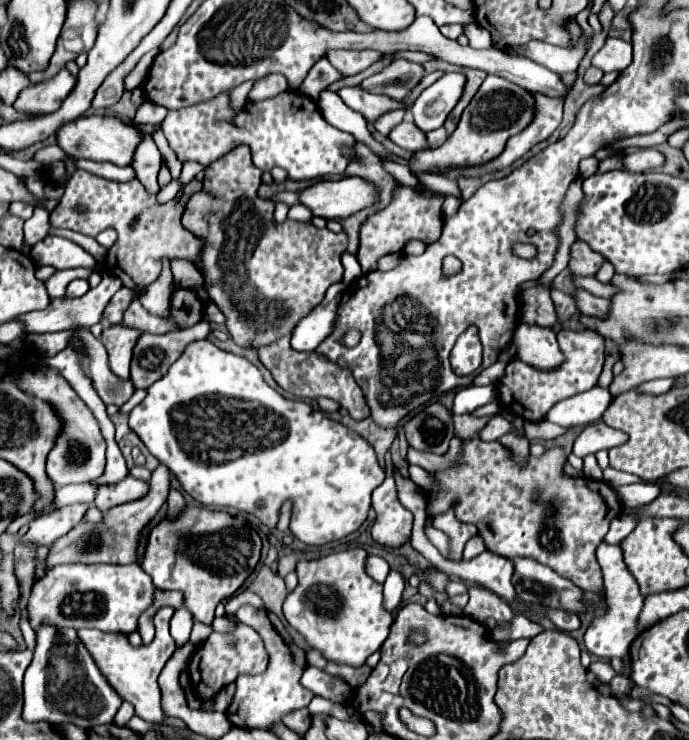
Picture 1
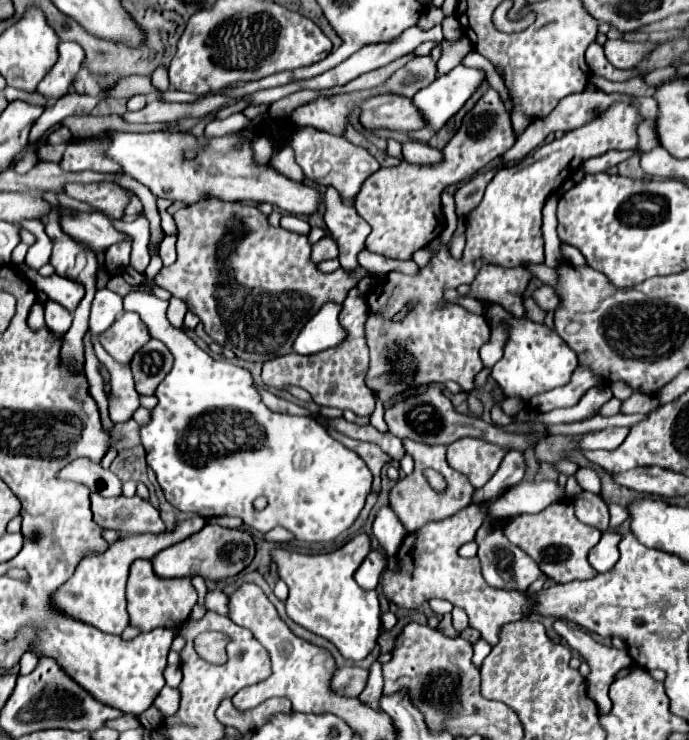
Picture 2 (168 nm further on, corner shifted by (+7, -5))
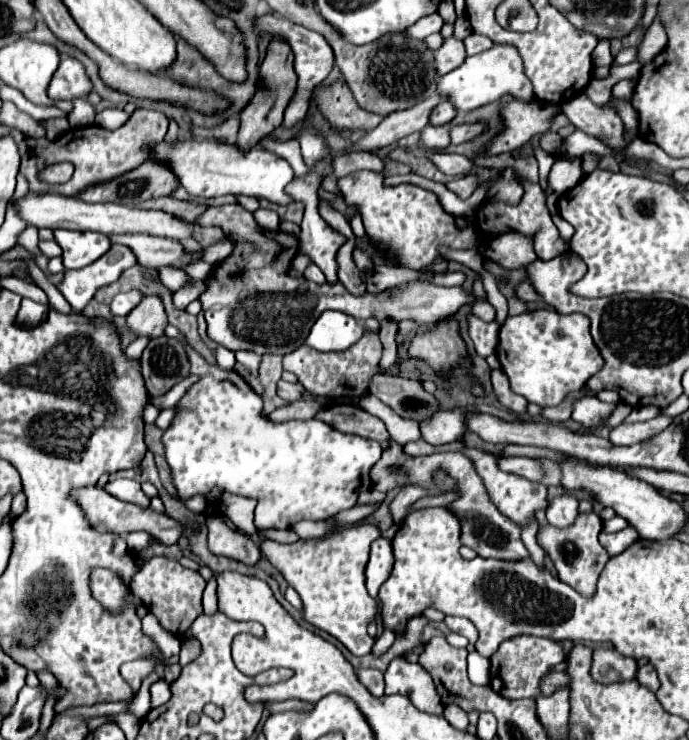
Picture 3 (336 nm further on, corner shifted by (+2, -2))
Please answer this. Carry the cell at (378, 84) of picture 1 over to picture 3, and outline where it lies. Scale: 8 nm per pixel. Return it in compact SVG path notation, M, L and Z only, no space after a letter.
M451 37L447 39L441 49L435 51L435 63L437 63L437 71L439 75L445 75L453 69L457 69L463 61L465 61L465 47L463 47L463 41Z

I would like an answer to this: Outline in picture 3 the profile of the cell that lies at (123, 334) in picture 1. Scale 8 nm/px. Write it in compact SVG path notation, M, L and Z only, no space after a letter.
M143 297L141 303L127 315L127 325L137 335L149 335L149 337L161 337L165 335L165 323L167 313L163 309L163 303L159 297Z

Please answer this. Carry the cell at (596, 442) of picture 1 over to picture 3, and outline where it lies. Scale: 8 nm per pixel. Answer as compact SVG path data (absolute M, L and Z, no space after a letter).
M657 415L655 419L645 421L645 423L633 423L633 425L621 423L609 433L609 439L615 445L635 445L649 439L651 435L661 433L671 423L673 423L673 417L667 417L667 415Z

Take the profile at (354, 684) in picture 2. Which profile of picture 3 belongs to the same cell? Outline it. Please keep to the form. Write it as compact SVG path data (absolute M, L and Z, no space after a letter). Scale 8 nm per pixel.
M357 669L357 677L375 697L383 695L383 673L381 671L377 671L377 669Z

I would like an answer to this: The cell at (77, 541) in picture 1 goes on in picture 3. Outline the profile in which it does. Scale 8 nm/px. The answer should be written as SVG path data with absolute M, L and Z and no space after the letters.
M153 557L149 559L141 571L133 577L133 593L143 601L143 605L159 619L159 623L171 631L175 637L181 639L181 651L179 651L179 665L185 667L201 653L201 643L197 639L187 637L187 631L191 623L203 613L201 595L205 589L205 579L191 569L181 567L177 561L171 561L167 557Z

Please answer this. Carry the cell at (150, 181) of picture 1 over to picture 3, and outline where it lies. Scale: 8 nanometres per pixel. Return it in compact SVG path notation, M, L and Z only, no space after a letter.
M113 245L101 259L97 259L97 263L93 263L93 267L65 271L65 279L61 285L57 285L57 289L69 301L73 311L81 313L99 287L115 283L121 273L133 265L137 265L133 251L121 245Z

